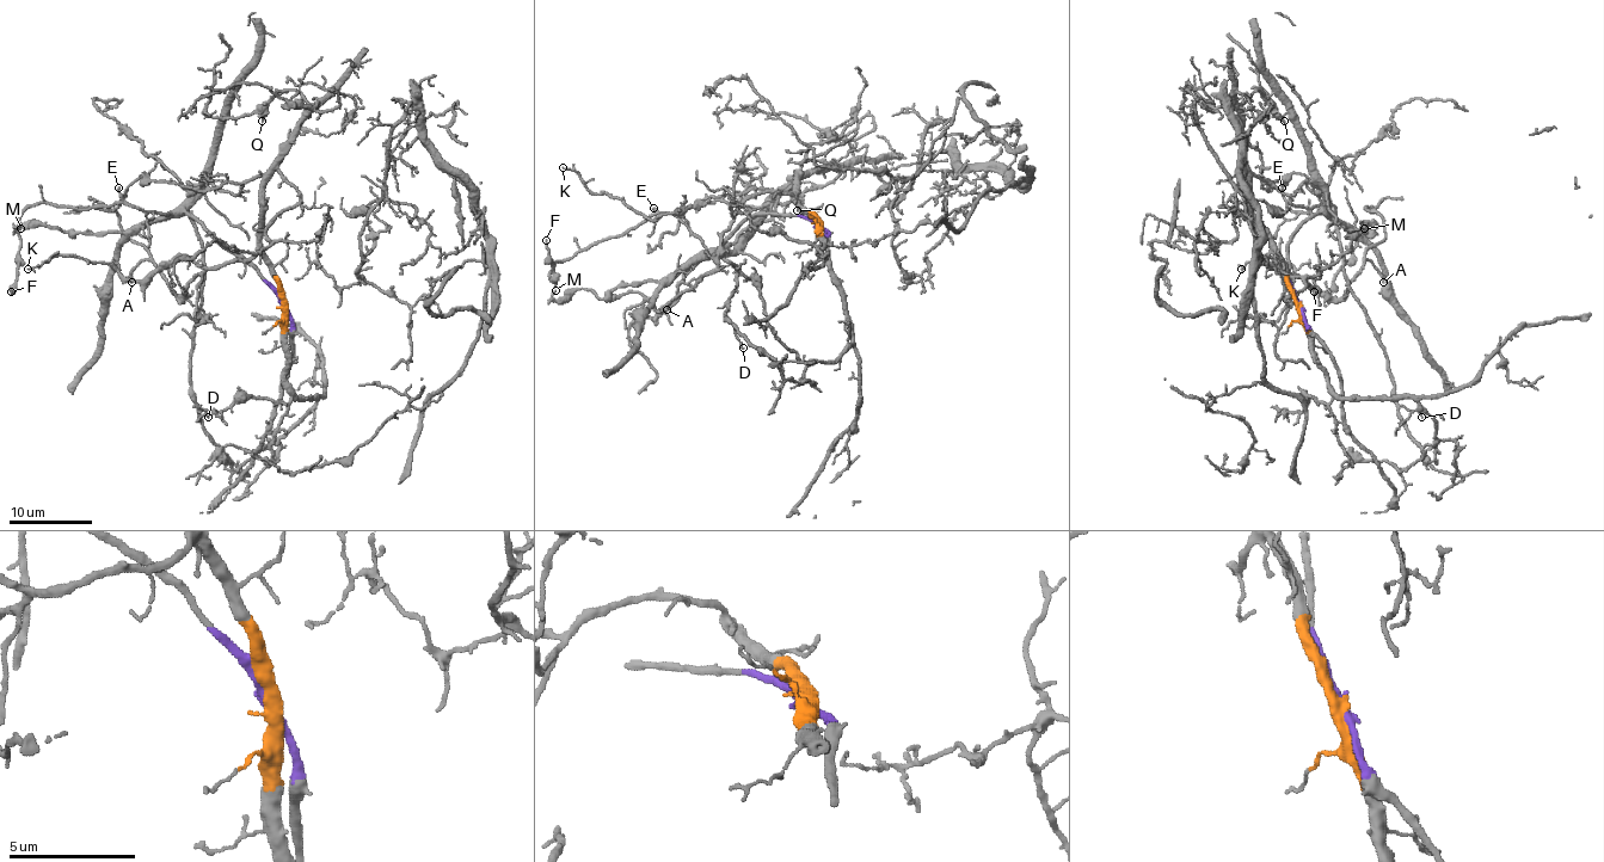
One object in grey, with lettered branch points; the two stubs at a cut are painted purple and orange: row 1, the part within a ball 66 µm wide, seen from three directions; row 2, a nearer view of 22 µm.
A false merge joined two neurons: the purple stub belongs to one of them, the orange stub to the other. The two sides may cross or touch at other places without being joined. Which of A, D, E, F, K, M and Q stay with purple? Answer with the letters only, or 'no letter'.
D, E, F, M

